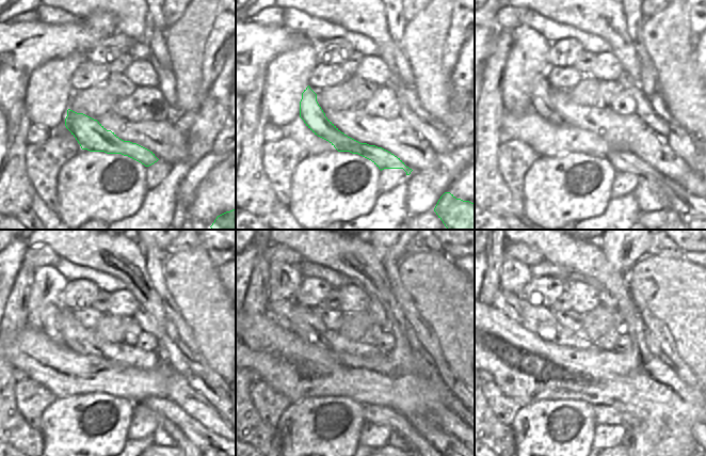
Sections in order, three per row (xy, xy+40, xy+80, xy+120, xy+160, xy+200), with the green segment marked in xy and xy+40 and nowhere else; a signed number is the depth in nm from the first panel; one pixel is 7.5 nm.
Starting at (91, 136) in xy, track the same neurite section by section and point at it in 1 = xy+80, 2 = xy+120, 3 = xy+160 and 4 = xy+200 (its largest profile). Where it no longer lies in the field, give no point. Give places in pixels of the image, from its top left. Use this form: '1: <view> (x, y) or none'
1: xy+80 (689, 207)
2: xy+120 (212, 446)
3: xy+160 (448, 445)
4: xy+200 (504, 301)

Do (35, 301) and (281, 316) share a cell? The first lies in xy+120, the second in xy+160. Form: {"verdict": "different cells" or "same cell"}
{"verdict": "different cells"}

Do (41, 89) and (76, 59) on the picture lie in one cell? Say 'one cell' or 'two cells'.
one cell

